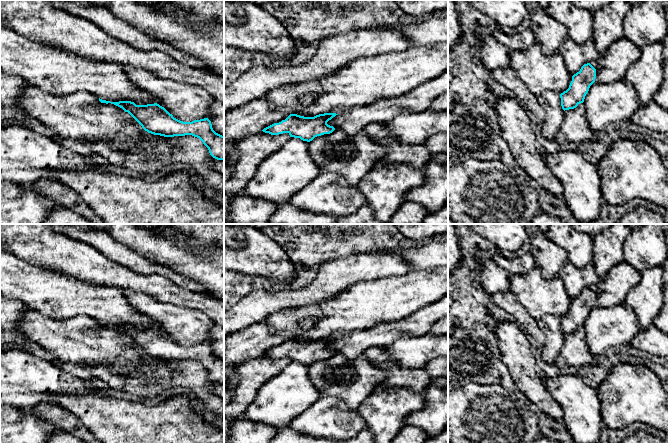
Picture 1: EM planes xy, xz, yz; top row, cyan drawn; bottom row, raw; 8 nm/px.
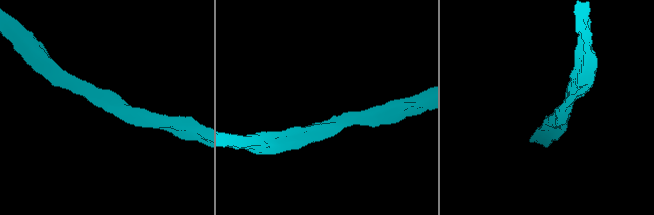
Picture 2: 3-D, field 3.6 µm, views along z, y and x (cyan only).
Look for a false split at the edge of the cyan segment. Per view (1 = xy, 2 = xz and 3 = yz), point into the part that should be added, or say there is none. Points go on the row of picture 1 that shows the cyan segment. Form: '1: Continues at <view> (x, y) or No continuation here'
1: No continuation here
2: No continuation here
3: No continuation here

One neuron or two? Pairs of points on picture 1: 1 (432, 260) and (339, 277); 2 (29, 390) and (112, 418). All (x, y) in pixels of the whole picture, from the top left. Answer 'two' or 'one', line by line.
1: two
2: two

